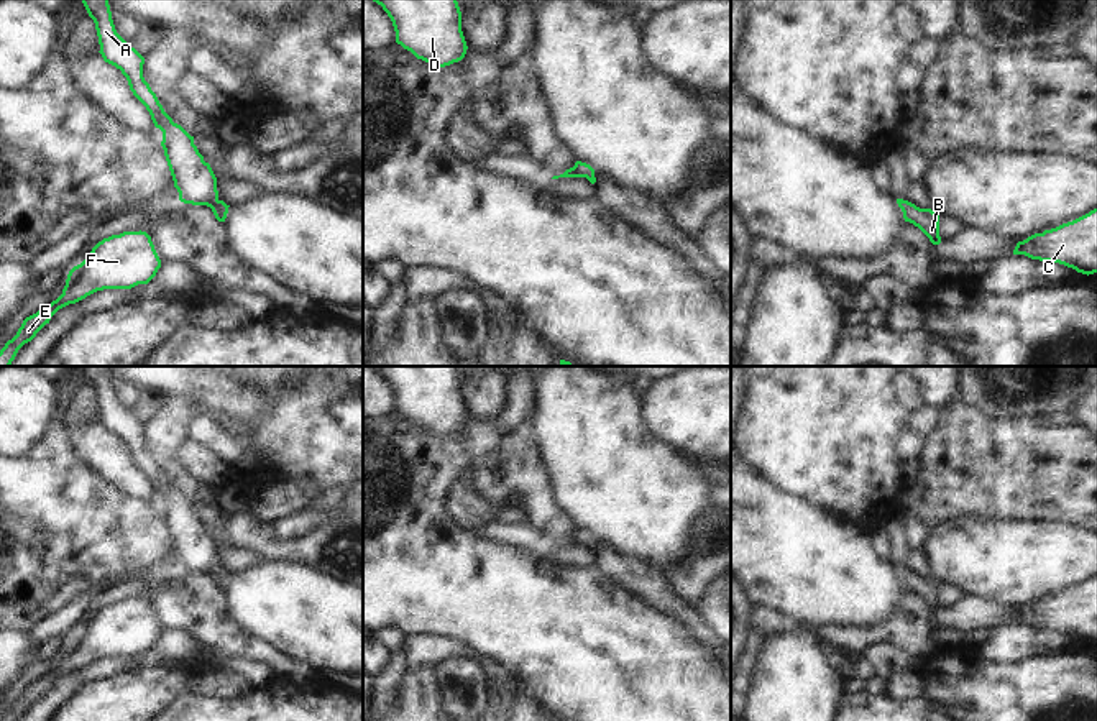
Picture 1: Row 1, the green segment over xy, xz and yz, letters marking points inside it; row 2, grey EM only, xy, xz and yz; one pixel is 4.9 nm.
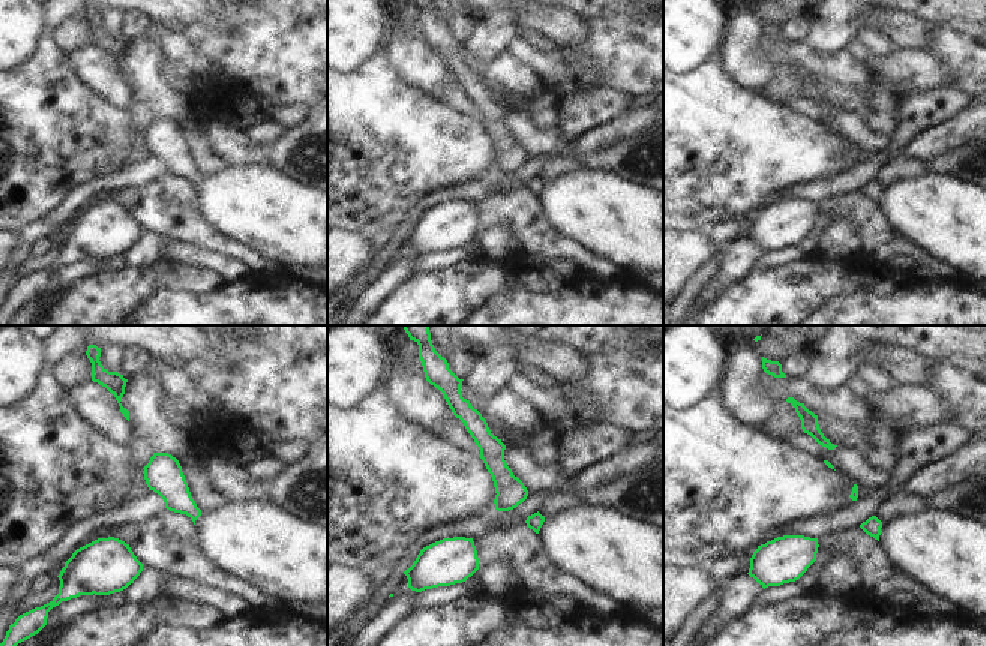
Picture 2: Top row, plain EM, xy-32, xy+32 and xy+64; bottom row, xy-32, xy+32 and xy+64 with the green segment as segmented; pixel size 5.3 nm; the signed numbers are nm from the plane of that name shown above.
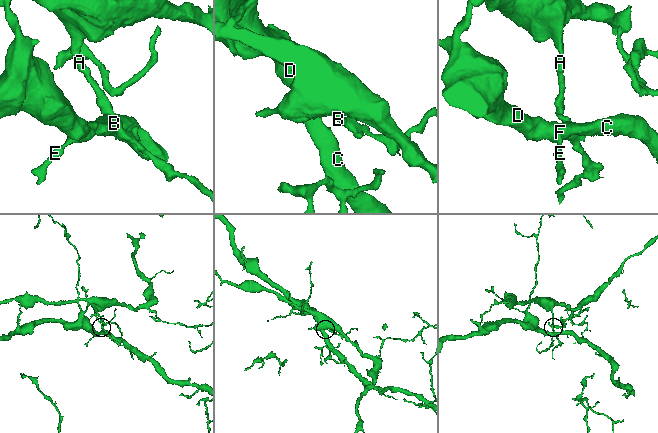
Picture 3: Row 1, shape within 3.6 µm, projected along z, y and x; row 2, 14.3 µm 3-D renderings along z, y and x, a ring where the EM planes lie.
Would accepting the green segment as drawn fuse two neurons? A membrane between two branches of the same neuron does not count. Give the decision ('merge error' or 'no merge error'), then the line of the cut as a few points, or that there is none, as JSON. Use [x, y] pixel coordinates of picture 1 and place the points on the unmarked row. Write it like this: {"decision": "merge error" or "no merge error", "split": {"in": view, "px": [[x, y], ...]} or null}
{"decision": "no merge error", "split": null}

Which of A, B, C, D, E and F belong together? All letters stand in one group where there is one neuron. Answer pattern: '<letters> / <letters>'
A B C D E F

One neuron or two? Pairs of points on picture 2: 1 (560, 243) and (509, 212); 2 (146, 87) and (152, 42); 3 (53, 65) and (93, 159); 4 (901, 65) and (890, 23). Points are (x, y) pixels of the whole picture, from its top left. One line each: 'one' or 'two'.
1: one
2: one
3: one
4: two

